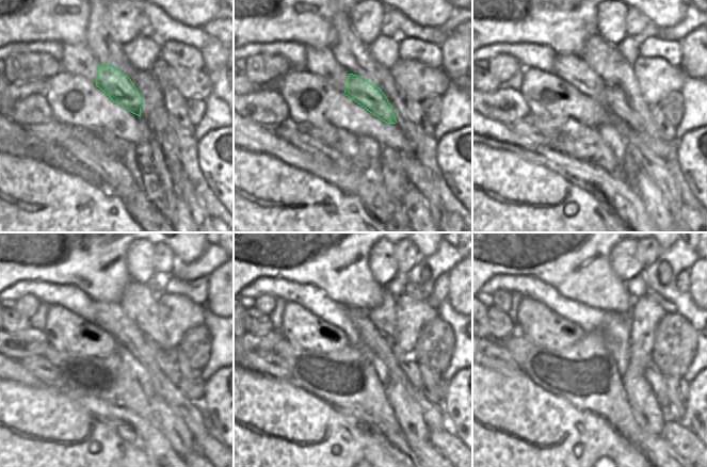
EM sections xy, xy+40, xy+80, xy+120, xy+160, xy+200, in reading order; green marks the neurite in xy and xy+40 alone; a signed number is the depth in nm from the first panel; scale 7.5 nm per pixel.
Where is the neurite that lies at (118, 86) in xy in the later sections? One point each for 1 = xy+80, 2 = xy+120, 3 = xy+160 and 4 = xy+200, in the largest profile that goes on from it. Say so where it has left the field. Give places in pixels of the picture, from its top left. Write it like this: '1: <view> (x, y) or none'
1: xy+80 (616, 102)
2: xy+120 (167, 364)
3: xy+160 (406, 364)
4: xy+200 (656, 380)

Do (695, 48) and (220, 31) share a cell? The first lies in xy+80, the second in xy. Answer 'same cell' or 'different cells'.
different cells

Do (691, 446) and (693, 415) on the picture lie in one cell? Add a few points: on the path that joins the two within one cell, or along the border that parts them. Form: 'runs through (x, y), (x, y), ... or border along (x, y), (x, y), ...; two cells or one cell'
border along (685, 423), (695, 435); two cells

